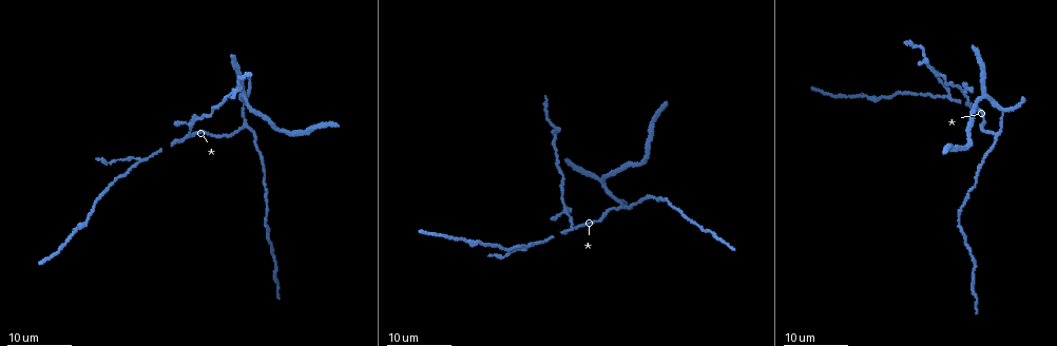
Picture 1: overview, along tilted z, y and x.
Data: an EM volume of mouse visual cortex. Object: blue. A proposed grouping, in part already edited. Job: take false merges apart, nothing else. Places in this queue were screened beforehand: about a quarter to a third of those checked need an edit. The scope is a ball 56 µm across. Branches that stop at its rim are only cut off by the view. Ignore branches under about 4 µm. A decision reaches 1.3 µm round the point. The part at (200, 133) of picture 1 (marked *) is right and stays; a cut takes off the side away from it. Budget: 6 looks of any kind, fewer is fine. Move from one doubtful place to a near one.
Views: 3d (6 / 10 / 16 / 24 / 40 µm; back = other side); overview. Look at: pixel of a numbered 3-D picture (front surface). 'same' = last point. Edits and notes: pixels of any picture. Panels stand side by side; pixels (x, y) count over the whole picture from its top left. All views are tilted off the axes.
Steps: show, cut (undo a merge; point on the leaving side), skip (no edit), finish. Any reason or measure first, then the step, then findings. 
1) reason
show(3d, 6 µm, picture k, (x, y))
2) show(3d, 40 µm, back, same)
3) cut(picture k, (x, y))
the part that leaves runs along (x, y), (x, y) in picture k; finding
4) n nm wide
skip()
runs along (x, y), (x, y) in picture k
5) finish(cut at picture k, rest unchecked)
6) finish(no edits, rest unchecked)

a fork
show(3d, 24 µm, picture 1, (996, 135))

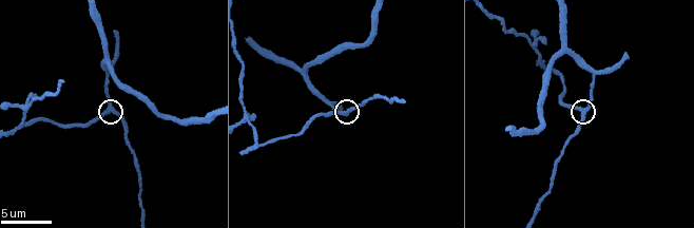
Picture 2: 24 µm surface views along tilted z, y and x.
zoom in
show(3d, 10 µm, picture 2, (348, 110))

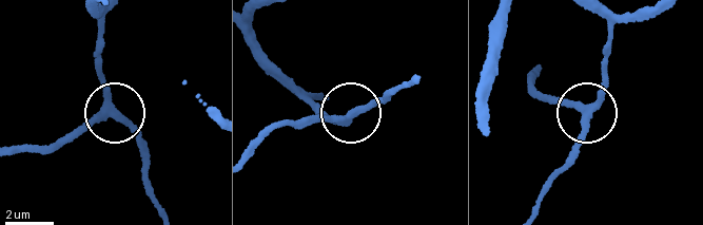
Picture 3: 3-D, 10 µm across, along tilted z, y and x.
290 nm wide
skip()
runs along (253, 148), (279, 127), (346, 117), (324, 112) in picture 3; continuous, no second cell

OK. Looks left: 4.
side arm on a straight run
show(3d, 16 µm, picture 1, (950, 94))

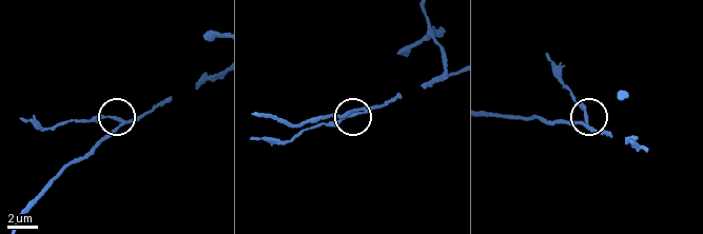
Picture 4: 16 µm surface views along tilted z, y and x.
show(3d, 10 µm, picture 4, (352, 114))

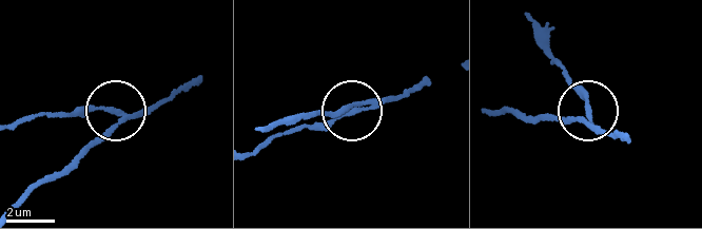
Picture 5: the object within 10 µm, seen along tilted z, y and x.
side arm 8 µm
cut(picture 5, (91, 111))
the part that leaves runs along (125, 116), (96, 109), (17, 121) in picture 5; two cells meet here

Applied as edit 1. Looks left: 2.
three arms meet
show(3d, 6 µm, picture 2, (258, 139))

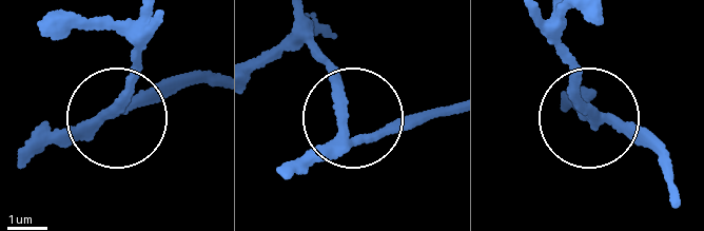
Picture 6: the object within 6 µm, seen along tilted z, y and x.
3 arms
cut(picture 6, (129, 79))
the part that leaves runs along (103, 114), (125, 95), (153, 24) in picture 6; a second cell is stuck on

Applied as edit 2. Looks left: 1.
finish(cut at picture 5, cut at picture 6, rest unchecked)

